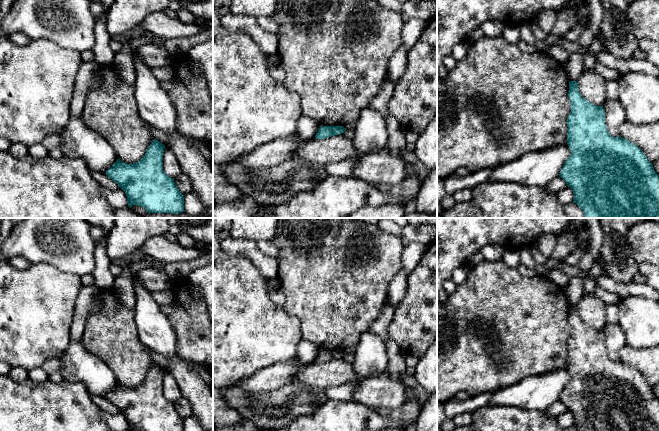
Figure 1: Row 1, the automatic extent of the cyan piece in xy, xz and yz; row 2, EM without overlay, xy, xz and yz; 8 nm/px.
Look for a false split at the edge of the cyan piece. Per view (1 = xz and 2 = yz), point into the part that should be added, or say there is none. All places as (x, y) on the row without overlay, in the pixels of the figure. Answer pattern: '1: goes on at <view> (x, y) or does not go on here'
1: does not go on here
2: does not go on here

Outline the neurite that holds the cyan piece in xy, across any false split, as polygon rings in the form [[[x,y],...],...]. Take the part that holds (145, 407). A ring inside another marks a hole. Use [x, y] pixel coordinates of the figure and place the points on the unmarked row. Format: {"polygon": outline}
{"polygon": [[[154,363],[140,385],[127,388],[120,383],[106,395],[106,399],[116,406],[127,420],[128,431],[184,431],[184,419],[177,412],[174,402],[163,394],[163,376],[165,370]]]}

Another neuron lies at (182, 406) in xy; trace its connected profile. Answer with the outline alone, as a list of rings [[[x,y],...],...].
[[[181,397],[180,399],[174,402],[174,406],[177,412],[183,419],[191,416],[191,408],[189,404],[189,401],[184,397]]]

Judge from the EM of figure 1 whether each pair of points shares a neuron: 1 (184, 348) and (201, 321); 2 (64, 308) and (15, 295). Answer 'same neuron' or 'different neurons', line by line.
1: same neuron
2: same neuron

